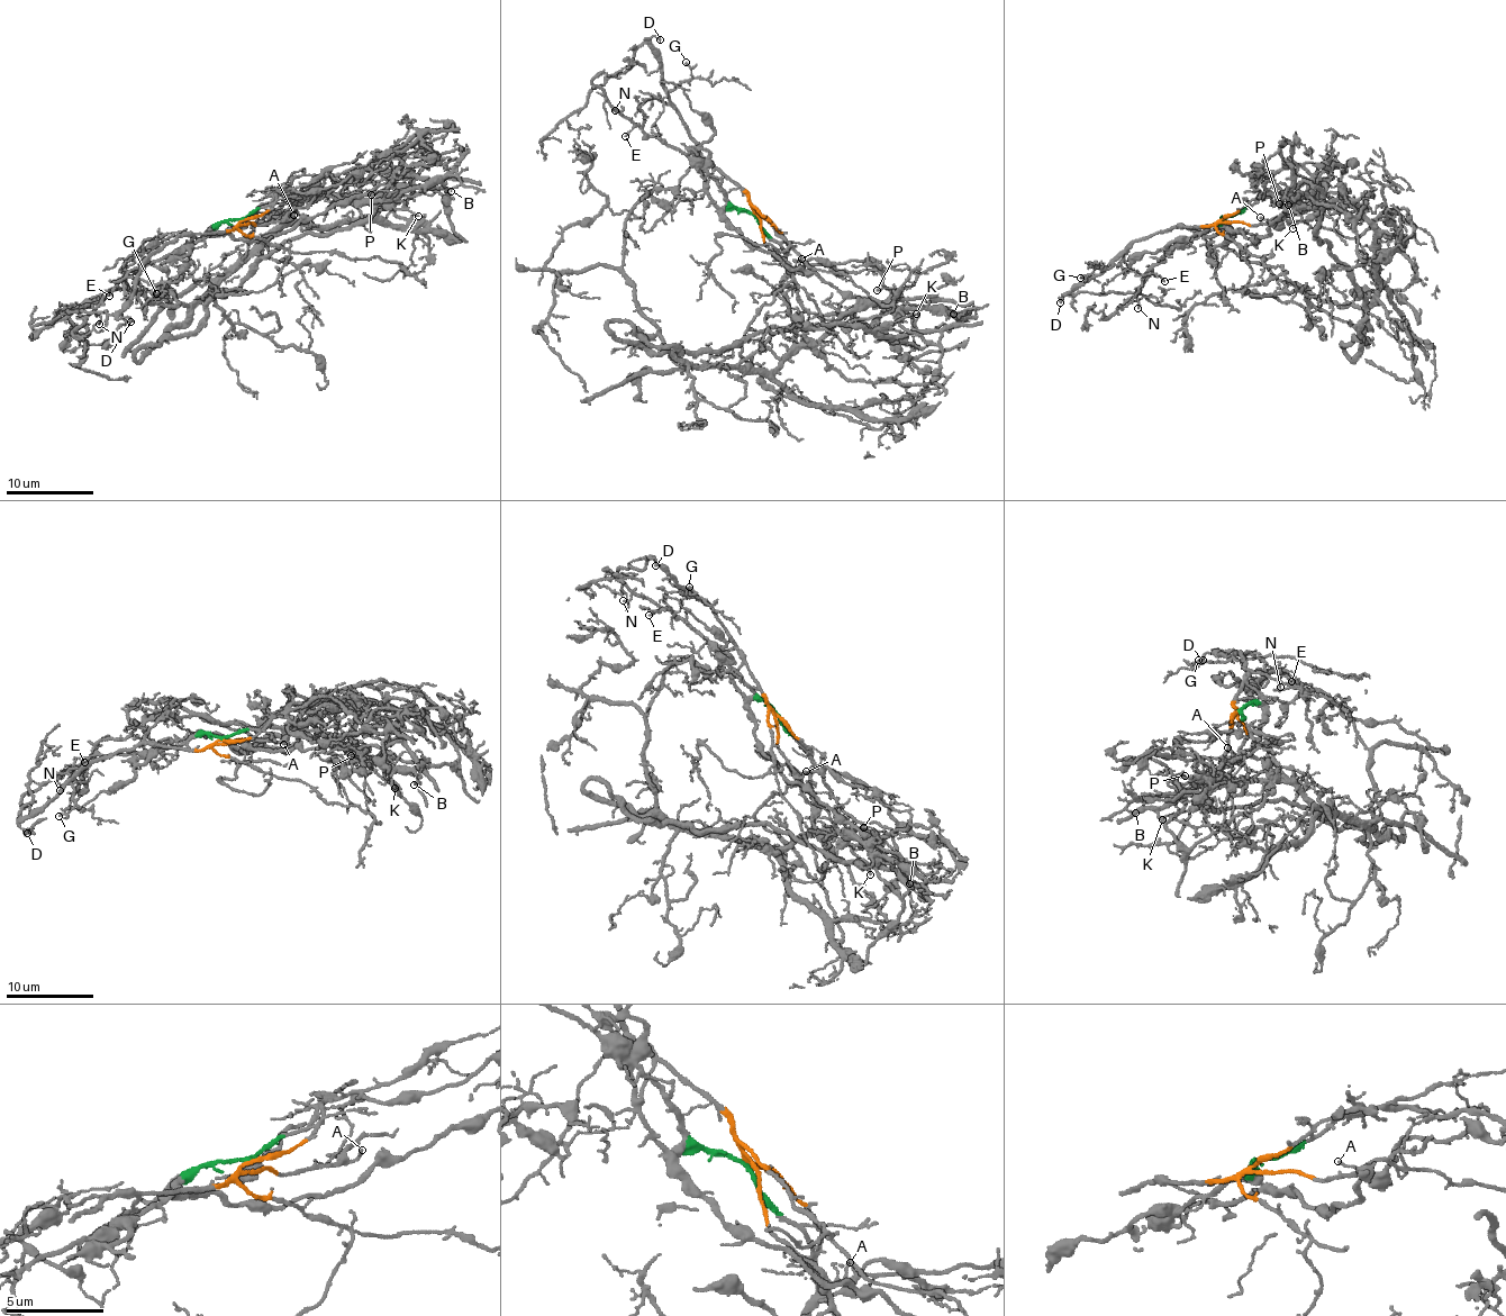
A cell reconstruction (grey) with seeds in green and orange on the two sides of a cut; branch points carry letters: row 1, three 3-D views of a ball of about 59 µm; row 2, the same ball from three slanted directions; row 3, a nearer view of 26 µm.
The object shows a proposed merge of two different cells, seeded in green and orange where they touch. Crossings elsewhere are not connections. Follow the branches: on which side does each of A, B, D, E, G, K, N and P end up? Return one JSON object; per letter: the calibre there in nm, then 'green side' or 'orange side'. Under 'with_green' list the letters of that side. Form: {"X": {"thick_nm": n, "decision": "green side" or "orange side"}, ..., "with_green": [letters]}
{"A": {"thick_nm": 120, "decision": "orange side"}, "B": {"thick_nm": 110, "decision": "green side"}, "D": {"thick_nm": 160, "decision": "orange side"}, "E": {"thick_nm": 100, "decision": "green side"}, "G": {"thick_nm": 80, "decision": "orange side"}, "K": {"thick_nm": 110, "decision": "green side"}, "N": {"thick_nm": 100, "decision": "green side"}, "P": {"thick_nm": 100, "decision": "green side"}, "with_green": ["B", "E", "K", "N", "P"]}

